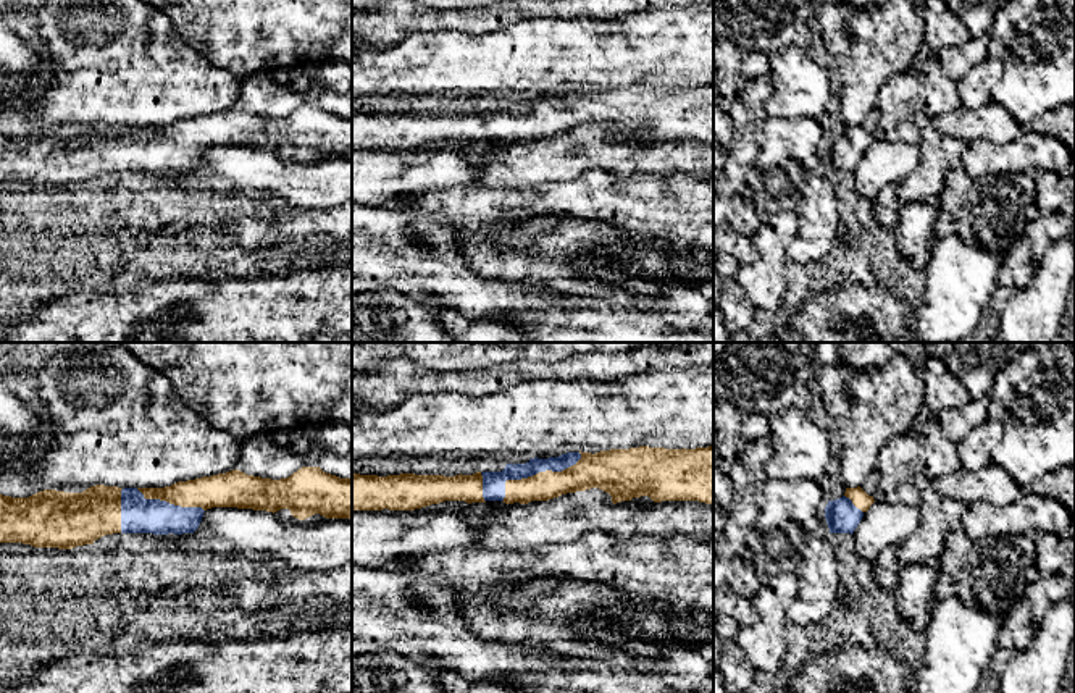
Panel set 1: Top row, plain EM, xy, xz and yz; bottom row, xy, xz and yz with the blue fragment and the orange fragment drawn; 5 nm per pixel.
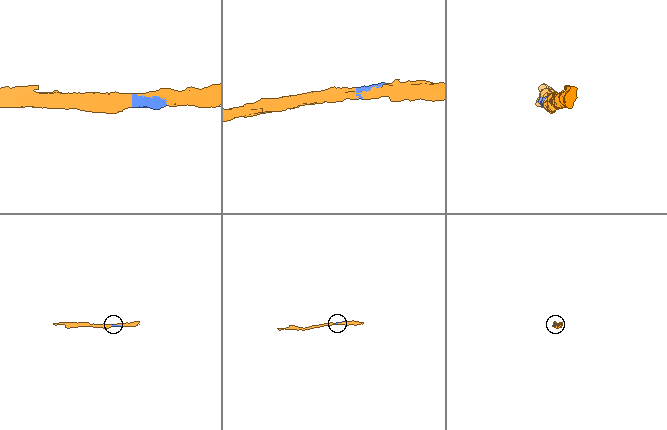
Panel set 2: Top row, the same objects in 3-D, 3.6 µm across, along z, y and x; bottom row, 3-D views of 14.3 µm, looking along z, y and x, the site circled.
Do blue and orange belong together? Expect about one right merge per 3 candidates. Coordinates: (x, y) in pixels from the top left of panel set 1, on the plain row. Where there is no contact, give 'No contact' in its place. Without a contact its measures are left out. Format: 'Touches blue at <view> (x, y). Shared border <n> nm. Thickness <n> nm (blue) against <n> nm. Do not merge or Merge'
Touches blue at xz (535, 112). Shared border 480 nm. Thickness 110 nm (blue) against 150 nm. Merge

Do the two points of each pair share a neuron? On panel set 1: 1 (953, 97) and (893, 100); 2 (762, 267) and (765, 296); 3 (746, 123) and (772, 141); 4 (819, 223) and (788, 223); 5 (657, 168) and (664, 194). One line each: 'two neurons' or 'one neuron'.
1: one neuron
2: one neuron
3: two neurons
4: two neurons
5: two neurons

